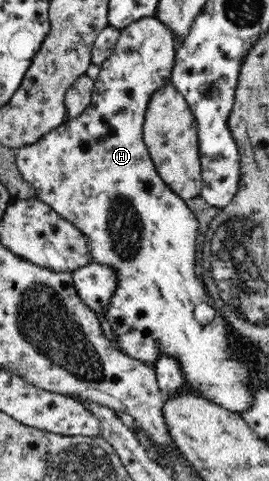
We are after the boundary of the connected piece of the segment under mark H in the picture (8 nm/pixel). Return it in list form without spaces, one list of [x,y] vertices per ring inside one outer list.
[[[154,16],[144,17],[142,20],[134,21],[131,25],[124,27],[121,30],[118,42],[115,44],[115,51],[100,65],[100,72],[97,78],[94,80],[94,88],[92,93],[91,103],[83,110],[83,113],[79,117],[75,117],[73,120],[66,119],[59,127],[51,129],[49,133],[42,139],[39,139],[37,143],[33,145],[27,145],[21,149],[17,149],[16,165],[19,174],[23,177],[23,180],[31,184],[34,189],[34,195],[39,200],[45,202],[45,204],[51,209],[55,210],[59,216],[70,221],[79,231],[82,231],[89,239],[90,252],[92,255],[93,263],[100,263],[101,265],[110,265],[115,270],[115,276],[117,276],[117,287],[111,296],[111,301],[107,307],[107,321],[111,325],[111,329],[115,334],[113,342],[114,346],[121,352],[127,354],[133,359],[139,360],[141,363],[154,367],[157,359],[161,355],[170,355],[174,357],[184,375],[184,381],[186,381],[190,387],[191,393],[195,393],[197,396],[208,399],[211,403],[216,403],[229,411],[243,414],[247,412],[249,407],[253,405],[253,388],[251,388],[251,377],[249,376],[249,365],[247,361],[241,359],[241,354],[237,353],[237,342],[233,339],[229,339],[229,333],[227,333],[227,325],[225,325],[225,319],[222,315],[214,316],[213,320],[206,325],[202,325],[195,319],[195,307],[199,303],[208,303],[213,305],[213,298],[208,294],[205,284],[197,277],[195,273],[195,255],[197,255],[197,234],[200,230],[198,219],[189,210],[186,205],[186,201],[179,197],[167,184],[161,180],[147,145],[143,138],[143,124],[147,109],[148,101],[151,94],[156,92],[159,88],[164,86],[165,82],[168,82],[174,66],[176,56],[176,46],[174,45],[174,33],[172,29],[169,29],[162,21]]]

